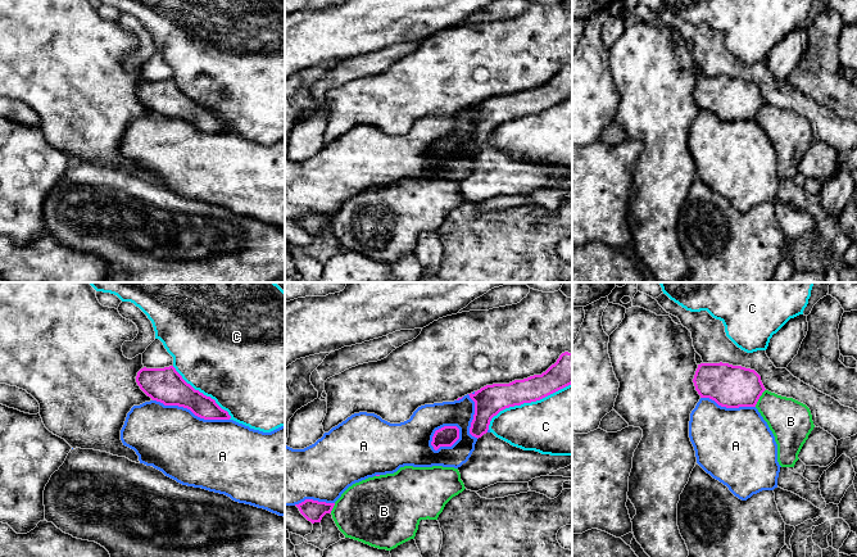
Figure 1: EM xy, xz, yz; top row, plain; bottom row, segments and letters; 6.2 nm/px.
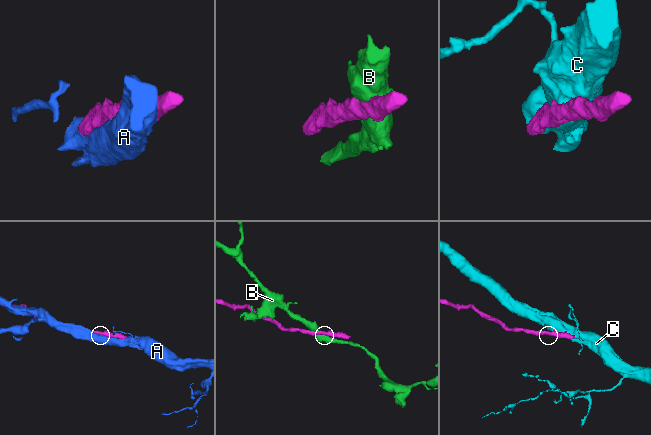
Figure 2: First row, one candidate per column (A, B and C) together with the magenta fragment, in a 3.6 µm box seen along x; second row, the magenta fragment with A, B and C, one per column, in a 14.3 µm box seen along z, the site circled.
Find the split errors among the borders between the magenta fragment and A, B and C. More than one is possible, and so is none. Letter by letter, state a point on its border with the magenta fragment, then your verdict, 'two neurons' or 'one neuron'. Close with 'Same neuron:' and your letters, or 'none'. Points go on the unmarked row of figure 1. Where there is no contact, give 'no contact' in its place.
A: meets magenta in xy at (191, 123); one neuron
B: meets magenta in yz at (758, 111); two neurons
C: meets magenta in xz at (526, 114); two neurons
Same neuron: A

